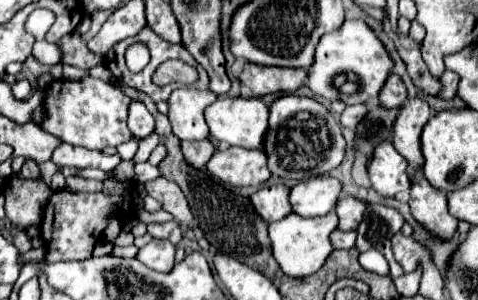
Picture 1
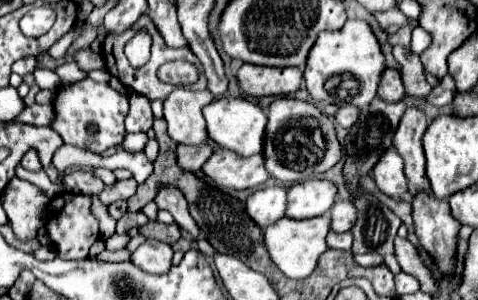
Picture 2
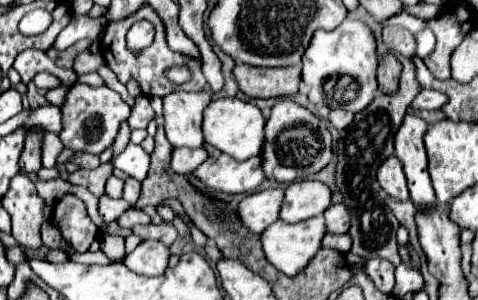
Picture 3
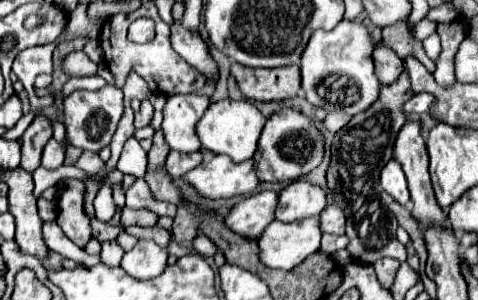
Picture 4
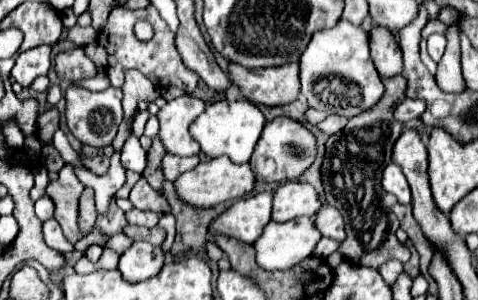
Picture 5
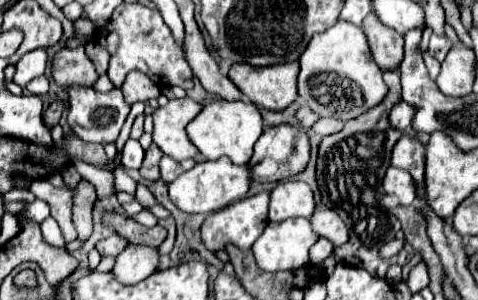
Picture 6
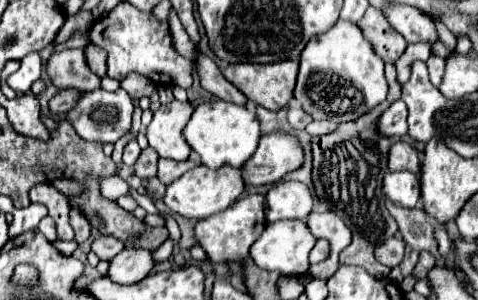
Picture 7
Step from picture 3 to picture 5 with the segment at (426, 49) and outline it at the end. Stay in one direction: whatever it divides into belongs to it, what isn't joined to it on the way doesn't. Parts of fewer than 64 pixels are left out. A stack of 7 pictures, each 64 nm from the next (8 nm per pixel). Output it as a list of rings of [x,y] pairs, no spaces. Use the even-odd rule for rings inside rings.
[[[432,34],[428,38],[428,54],[432,56],[432,60],[440,60],[440,56],[444,54],[446,50],[446,38],[442,34]]]

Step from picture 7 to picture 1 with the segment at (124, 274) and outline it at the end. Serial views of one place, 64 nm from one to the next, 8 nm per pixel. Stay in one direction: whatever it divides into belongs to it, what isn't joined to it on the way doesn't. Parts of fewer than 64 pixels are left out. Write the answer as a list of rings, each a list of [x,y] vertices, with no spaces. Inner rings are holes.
[[[152,240],[136,254],[144,266],[156,272],[168,272],[174,266],[174,246],[168,240]]]

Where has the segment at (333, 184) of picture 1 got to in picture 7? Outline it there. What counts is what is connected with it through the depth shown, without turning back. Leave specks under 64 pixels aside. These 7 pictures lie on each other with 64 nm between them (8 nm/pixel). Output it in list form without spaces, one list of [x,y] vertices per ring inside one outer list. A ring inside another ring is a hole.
[[[276,182],[266,192],[266,220],[304,220],[312,210],[312,194],[302,182]]]

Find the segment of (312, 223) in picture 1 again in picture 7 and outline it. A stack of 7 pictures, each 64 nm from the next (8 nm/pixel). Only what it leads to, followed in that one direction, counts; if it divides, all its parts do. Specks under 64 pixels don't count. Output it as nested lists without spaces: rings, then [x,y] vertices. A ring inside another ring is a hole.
[[[286,220],[286,222],[270,222],[262,236],[252,244],[250,256],[258,268],[264,270],[276,270],[286,276],[300,276],[308,270],[308,254],[312,246],[316,244],[316,238],[310,234],[308,226],[302,220]]]

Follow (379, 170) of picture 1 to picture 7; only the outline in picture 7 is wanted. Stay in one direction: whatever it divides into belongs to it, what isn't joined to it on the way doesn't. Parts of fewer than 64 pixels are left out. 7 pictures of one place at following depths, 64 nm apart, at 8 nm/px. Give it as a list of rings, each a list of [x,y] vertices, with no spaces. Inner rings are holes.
[[[388,172],[384,176],[384,194],[404,206],[414,208],[420,200],[420,178],[412,172]]]

